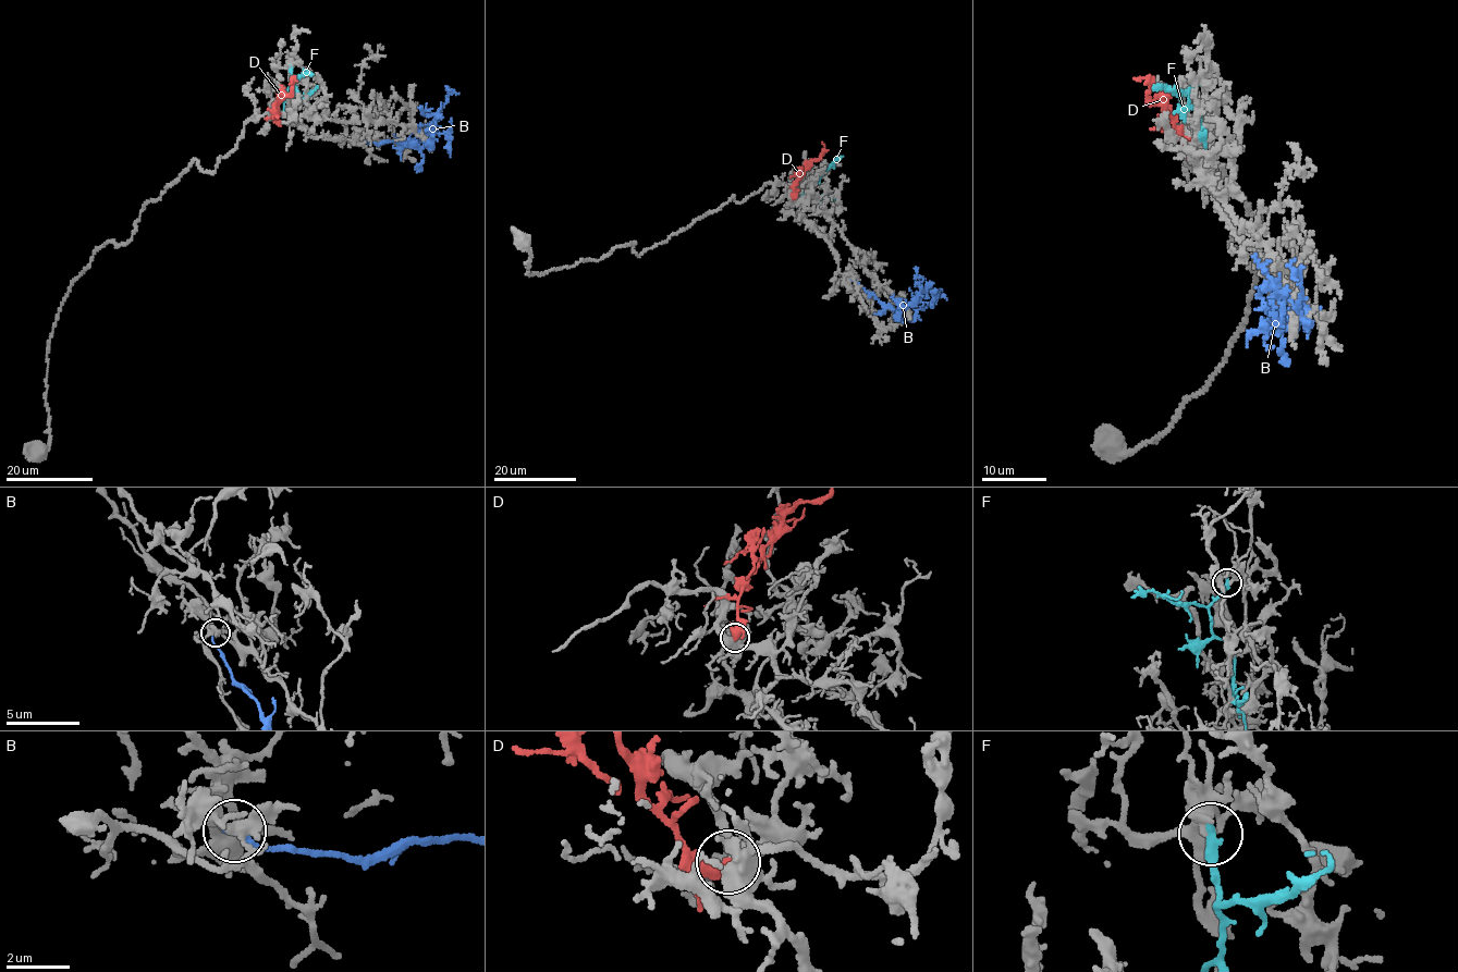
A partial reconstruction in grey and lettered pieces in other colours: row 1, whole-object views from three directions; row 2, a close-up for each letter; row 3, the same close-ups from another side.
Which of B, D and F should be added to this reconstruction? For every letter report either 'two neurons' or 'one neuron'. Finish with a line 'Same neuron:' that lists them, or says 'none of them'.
B: two neurons
D: one neuron
F: two neurons
Same neuron: D

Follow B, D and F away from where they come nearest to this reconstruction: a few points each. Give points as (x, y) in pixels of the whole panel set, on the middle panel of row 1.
B: (852, 279), (894, 309), (910, 305), (922, 290), (926, 291), (915, 280), (915, 267)
D: (793, 198), (795, 184), (801, 174), (823, 154), (822, 142)
F: (816, 177), (807, 192), (835, 199)

